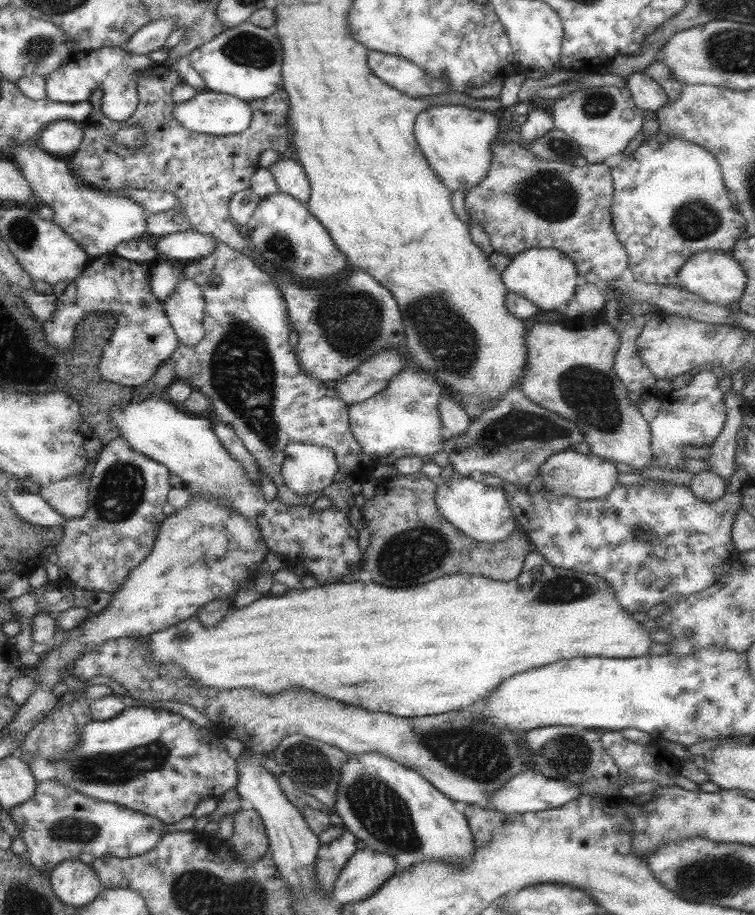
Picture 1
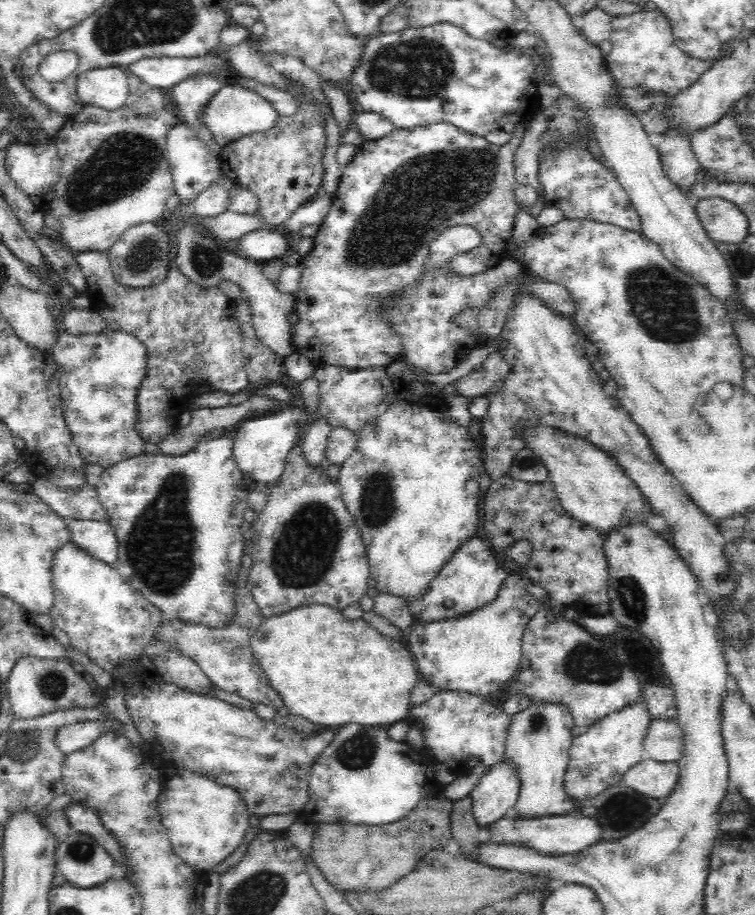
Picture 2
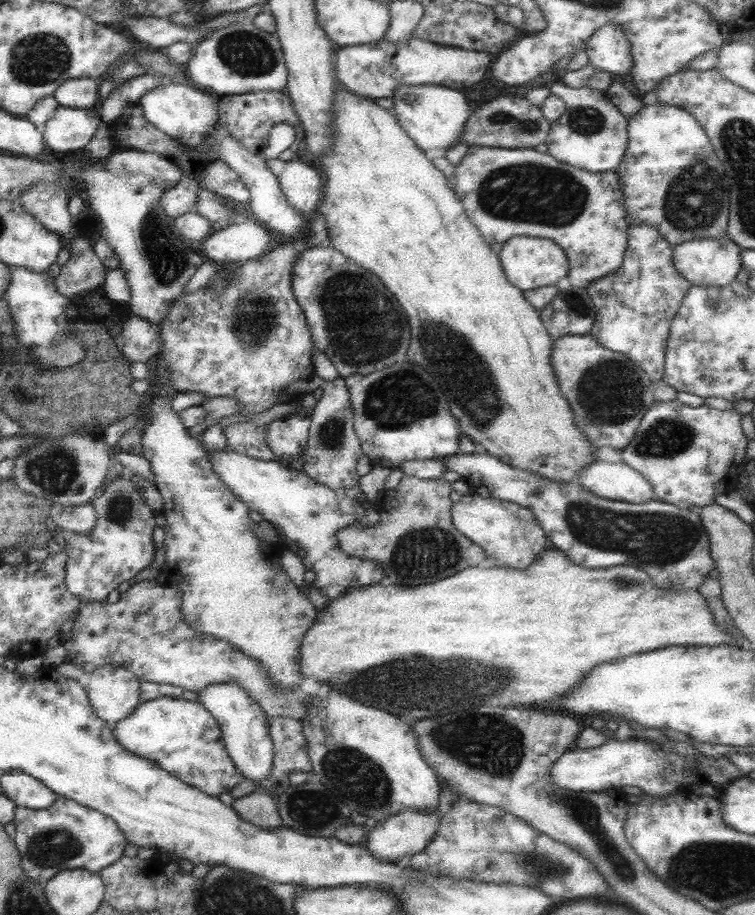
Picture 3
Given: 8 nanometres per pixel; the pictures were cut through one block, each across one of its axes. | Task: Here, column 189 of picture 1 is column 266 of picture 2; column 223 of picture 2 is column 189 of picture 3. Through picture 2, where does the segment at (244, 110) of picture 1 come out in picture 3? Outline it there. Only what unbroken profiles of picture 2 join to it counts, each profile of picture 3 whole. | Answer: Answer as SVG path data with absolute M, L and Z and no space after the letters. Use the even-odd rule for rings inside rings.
M165 83L148 90L138 100L139 110L149 124L187 147L199 145L203 135L217 120L218 97L195 86Z

